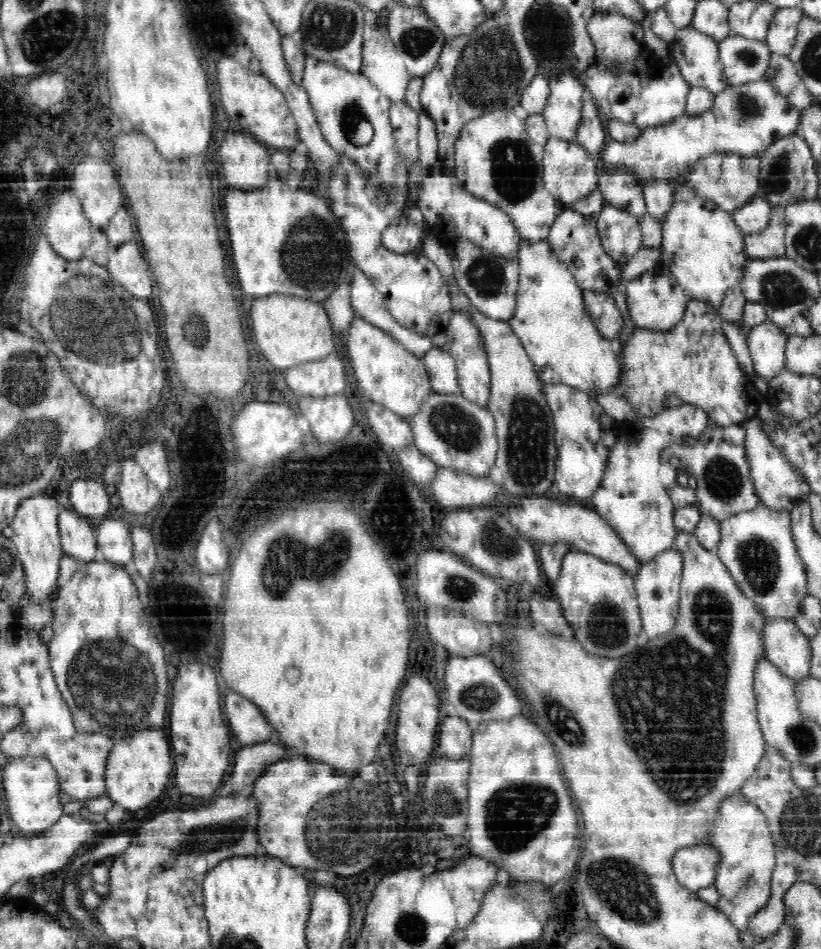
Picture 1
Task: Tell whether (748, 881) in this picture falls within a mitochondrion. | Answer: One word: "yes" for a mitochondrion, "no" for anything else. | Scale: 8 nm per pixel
yes

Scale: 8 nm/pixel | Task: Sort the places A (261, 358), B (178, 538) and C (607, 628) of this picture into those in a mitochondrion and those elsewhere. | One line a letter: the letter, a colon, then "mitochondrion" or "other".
A: other
B: other
C: mitochondrion

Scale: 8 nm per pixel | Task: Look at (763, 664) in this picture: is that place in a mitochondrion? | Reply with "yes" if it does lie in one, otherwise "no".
no

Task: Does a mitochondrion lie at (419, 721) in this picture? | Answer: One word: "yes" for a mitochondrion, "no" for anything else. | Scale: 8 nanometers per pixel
no

